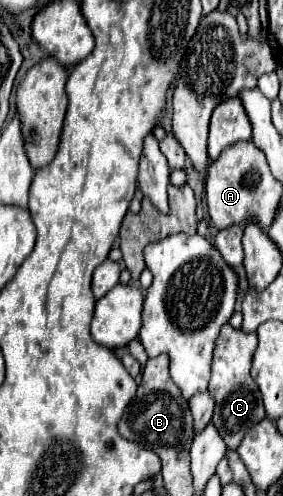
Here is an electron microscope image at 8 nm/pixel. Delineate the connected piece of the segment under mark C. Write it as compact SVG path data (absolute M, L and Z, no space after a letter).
M225 323L219 331L215 351L213 351L213 361L211 361L211 381L209 381L209 391L215 395L215 413L213 413L213 423L223 435L223 441L227 447L237 449L241 443L243 435L259 421L263 421L265 407L263 407L263 397L257 387L257 383L251 379L249 369L251 369L251 357L257 347L257 333L243 333L241 329L231 327Z

